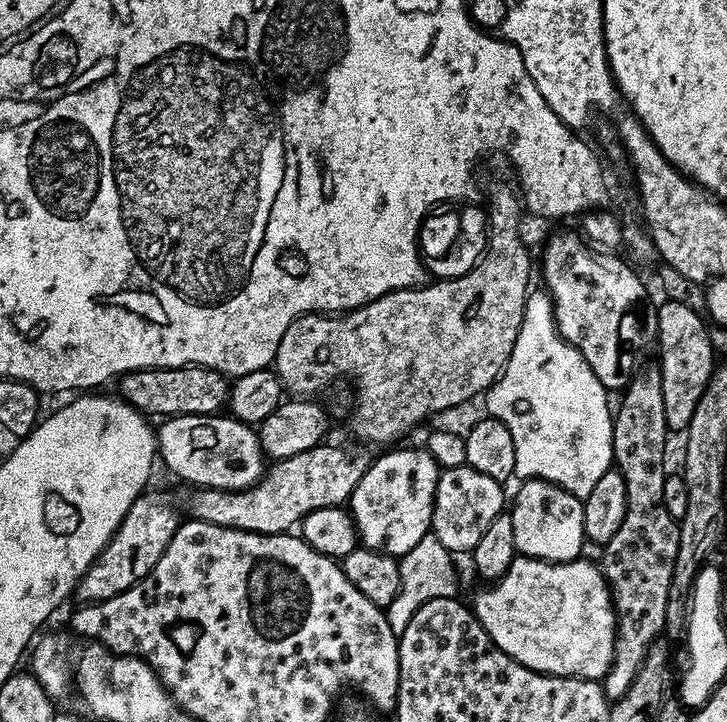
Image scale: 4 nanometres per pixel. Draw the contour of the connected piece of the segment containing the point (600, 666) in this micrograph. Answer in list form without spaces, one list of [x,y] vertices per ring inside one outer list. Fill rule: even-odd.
[[[517,555],[504,576],[484,586],[476,596],[474,611],[478,622],[490,634],[497,648],[522,666],[546,676],[576,676],[580,680],[603,681],[612,664],[615,644],[615,613],[608,584],[599,563],[585,558],[556,564],[552,560],[536,560],[533,556]]]

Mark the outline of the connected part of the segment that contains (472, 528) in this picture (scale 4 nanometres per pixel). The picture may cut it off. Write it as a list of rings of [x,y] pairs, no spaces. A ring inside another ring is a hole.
[[[445,467],[438,478],[430,532],[452,554],[471,553],[472,548],[478,546],[482,534],[486,534],[486,526],[490,526],[498,513],[505,511],[506,500],[504,504],[504,492],[500,488],[503,488],[501,481],[473,468]]]

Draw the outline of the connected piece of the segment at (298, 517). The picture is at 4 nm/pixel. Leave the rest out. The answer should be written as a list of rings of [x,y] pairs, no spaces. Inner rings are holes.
[[[321,442],[315,444],[310,450],[302,450],[302,454],[294,454],[285,460],[278,460],[267,465],[266,471],[255,484],[249,488],[238,490],[222,490],[221,488],[197,487],[196,492],[188,500],[187,515],[194,520],[210,522],[214,526],[226,526],[234,530],[246,530],[257,532],[267,536],[278,536],[293,531],[303,520],[306,514],[323,508],[339,508],[347,505],[352,498],[354,486],[362,478],[362,474],[368,468],[369,457],[351,456],[344,448],[336,444]]]

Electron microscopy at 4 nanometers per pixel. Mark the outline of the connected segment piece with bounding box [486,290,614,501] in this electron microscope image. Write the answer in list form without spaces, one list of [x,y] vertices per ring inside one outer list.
[[[536,290],[529,291],[524,304],[524,317],[514,350],[499,380],[487,389],[489,417],[501,420],[514,438],[515,475],[524,480],[548,480],[564,488],[580,500],[587,498],[598,478],[613,467],[612,418],[613,409],[608,408],[609,389],[594,374],[594,370],[582,358],[573,344],[556,329],[556,318],[547,295],[539,296]]]

